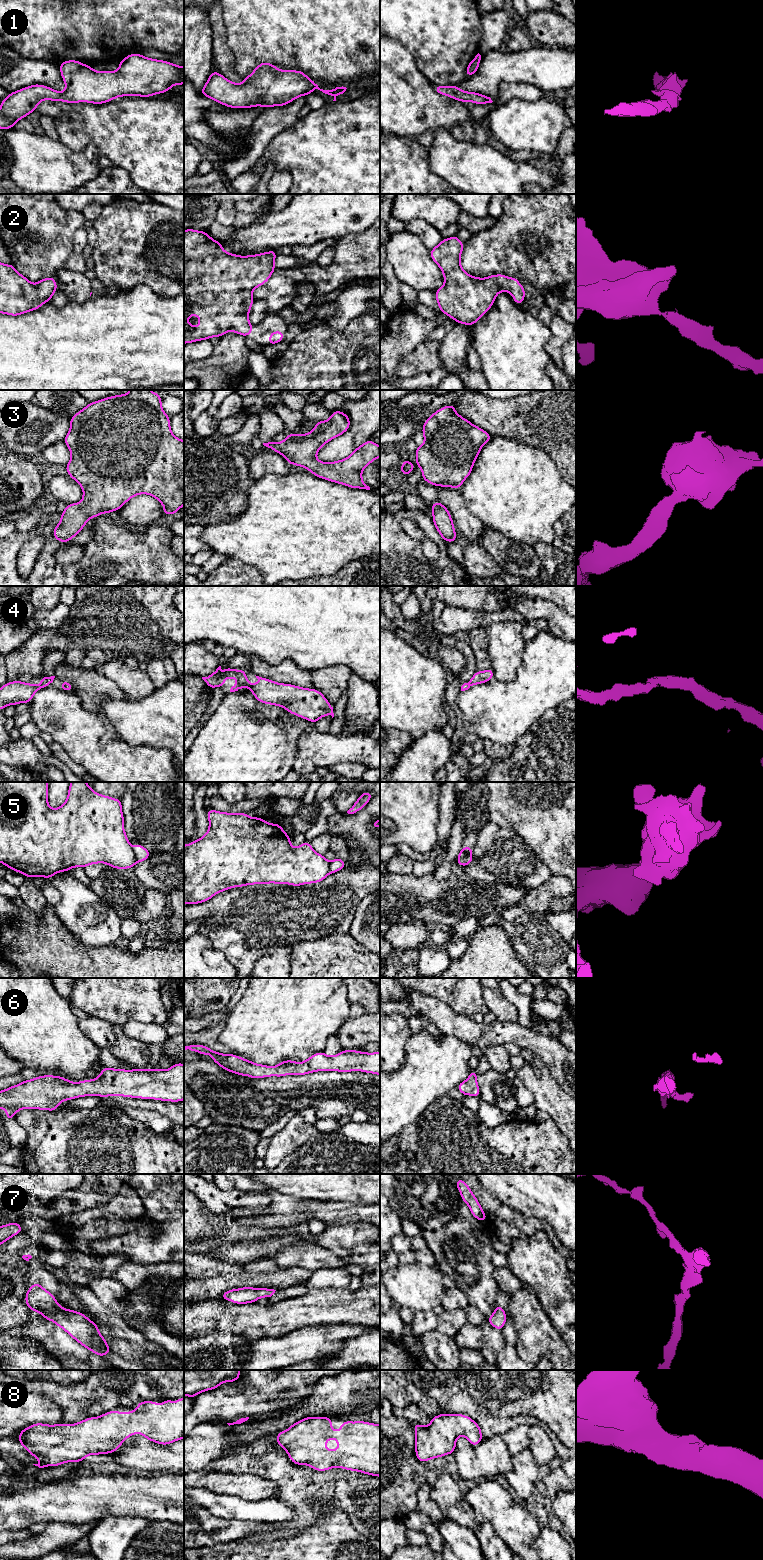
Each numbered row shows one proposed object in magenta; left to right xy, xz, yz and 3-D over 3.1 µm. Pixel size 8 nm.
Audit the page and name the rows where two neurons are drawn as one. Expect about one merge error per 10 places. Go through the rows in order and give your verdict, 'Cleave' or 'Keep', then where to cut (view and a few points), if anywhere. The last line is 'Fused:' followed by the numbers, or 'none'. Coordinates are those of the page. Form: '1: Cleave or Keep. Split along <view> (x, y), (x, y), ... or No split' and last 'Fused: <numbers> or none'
1: Keep. No split
2: Keep. No split
3: Keep. No split
4: Keep. No split
5: Cleave. Split along xy (131, 848), (137, 861)
6: Keep. No split
7: Keep. No split
8: Keep. No split
Fused: 5

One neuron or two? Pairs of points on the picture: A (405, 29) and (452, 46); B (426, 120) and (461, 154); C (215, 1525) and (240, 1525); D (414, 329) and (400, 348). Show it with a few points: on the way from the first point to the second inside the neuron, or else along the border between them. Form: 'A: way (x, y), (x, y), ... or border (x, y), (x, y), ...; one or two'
A: way (417, 29), (421, 32), (438, 32), (440, 34); one
B: border (434, 130), (445, 128), (456, 139); two
C: way (221, 1525), (234, 1525); one
D: way (409, 334), (400, 343); one

